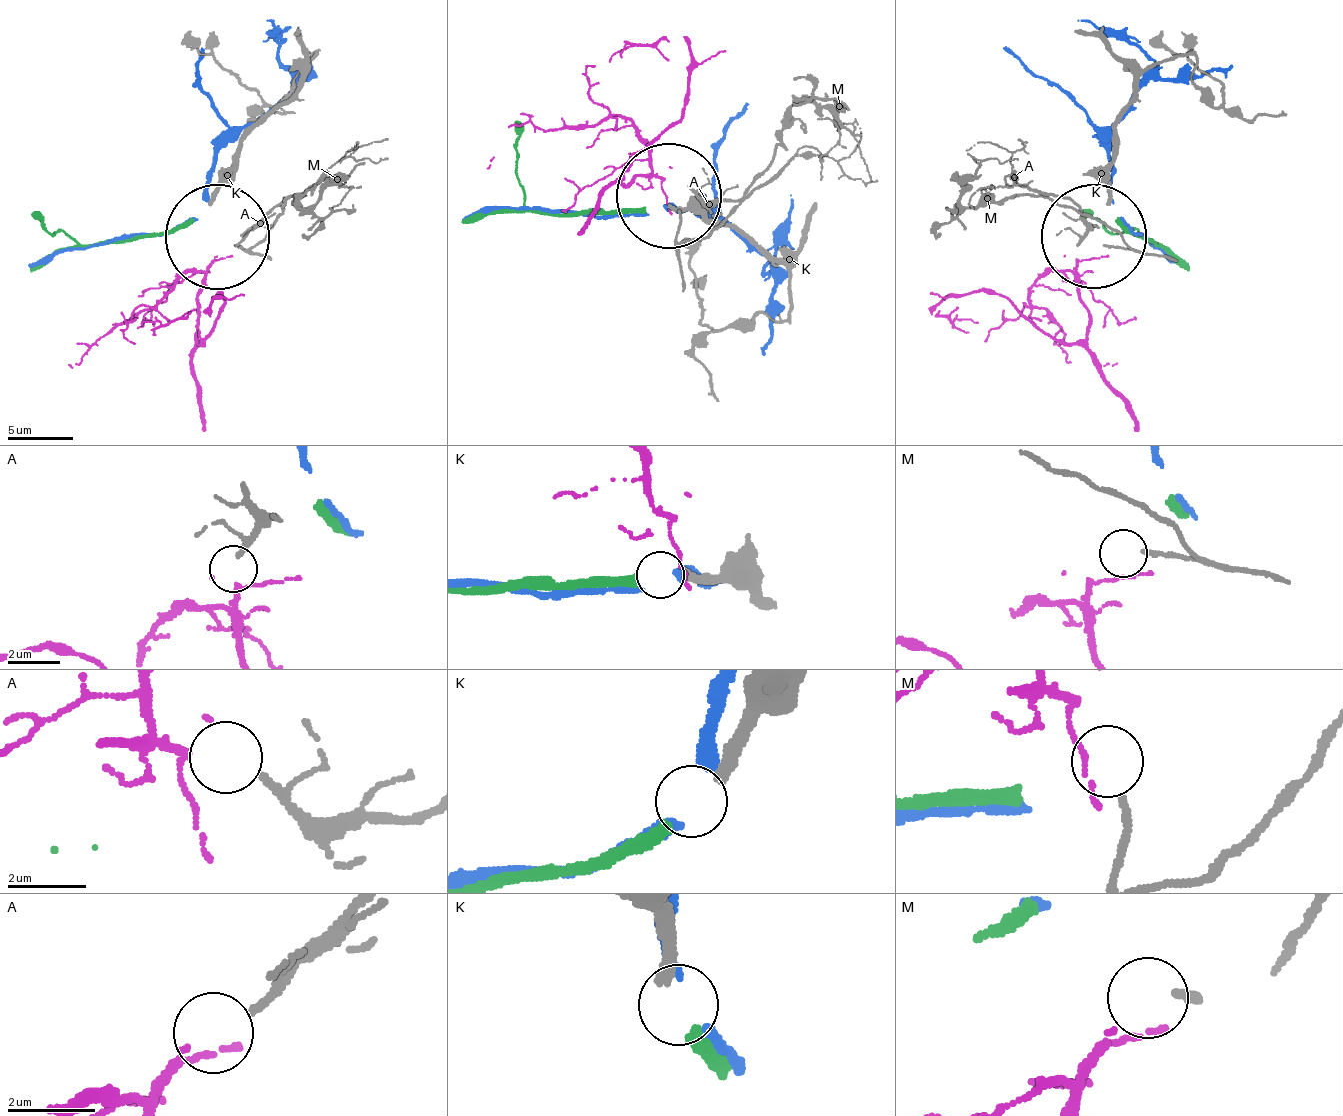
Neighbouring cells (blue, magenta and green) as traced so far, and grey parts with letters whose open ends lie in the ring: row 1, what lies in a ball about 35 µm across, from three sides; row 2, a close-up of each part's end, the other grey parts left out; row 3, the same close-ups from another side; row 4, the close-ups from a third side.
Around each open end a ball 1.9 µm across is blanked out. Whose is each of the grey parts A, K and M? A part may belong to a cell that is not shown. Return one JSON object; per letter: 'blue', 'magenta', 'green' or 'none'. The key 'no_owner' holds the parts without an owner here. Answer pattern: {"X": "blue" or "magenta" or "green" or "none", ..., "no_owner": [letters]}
{"A": "magenta", "K": "green", "M": "none", "no_owner": ["M"]}

